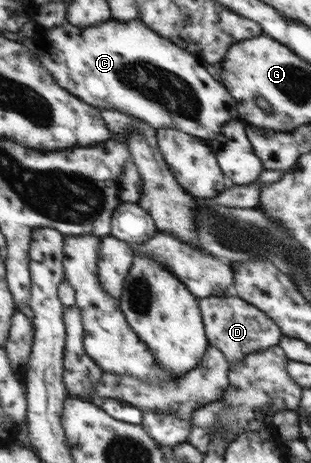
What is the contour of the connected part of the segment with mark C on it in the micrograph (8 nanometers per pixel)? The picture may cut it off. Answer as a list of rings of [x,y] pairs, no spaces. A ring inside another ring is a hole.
[[[112,18],[106,23],[88,27],[66,23],[51,29],[41,25],[37,25],[37,28],[32,37],[21,43],[34,52],[35,57],[53,73],[59,84],[87,104],[97,108],[117,109],[148,122],[157,130],[174,128],[205,141],[221,134],[227,123],[239,120],[237,104],[226,85],[215,80],[194,53],[159,36],[139,18],[130,21],[116,21]]]

